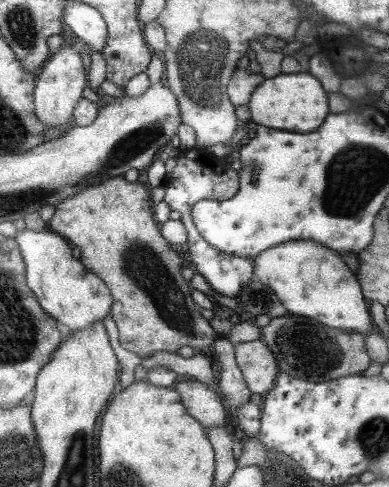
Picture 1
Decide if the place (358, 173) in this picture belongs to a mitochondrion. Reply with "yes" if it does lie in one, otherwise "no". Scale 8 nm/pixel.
yes

